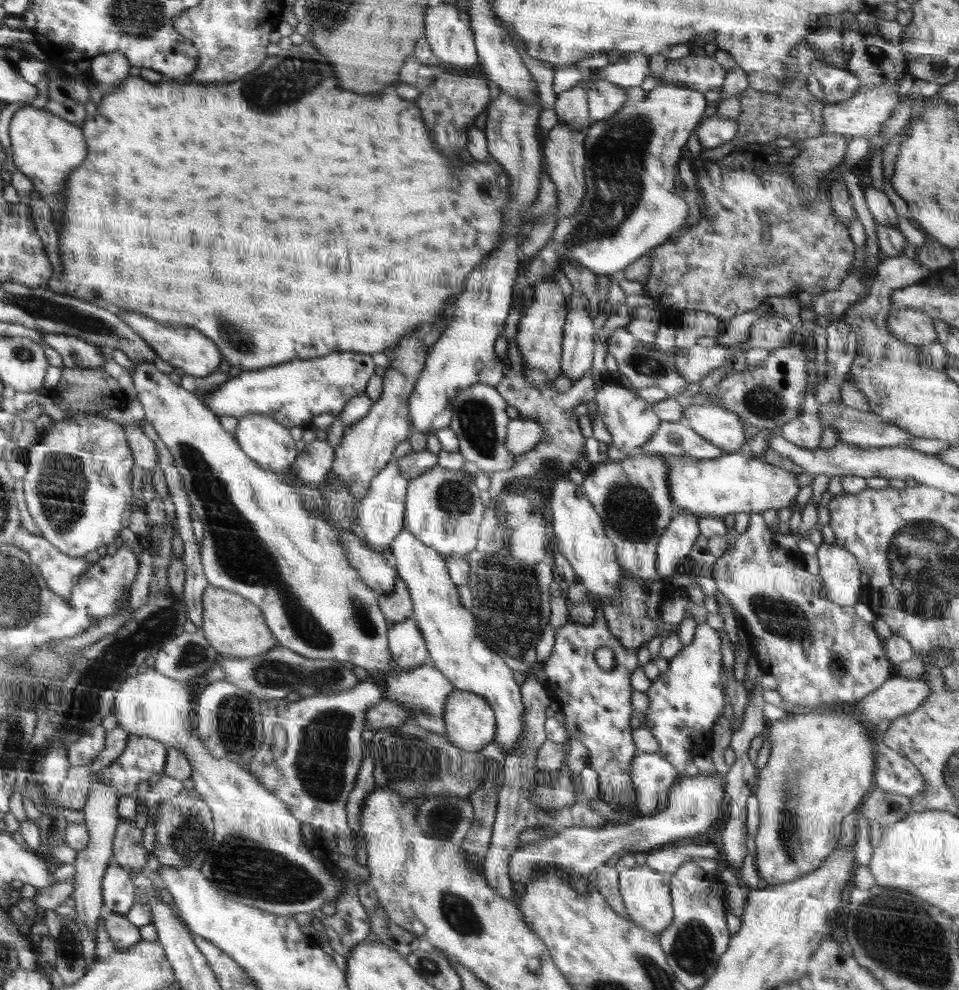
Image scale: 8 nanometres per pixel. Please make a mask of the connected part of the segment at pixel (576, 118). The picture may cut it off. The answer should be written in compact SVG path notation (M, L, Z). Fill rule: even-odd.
M582 83L557 94L553 108L559 124L576 131L587 131L592 121L589 118L587 94Z

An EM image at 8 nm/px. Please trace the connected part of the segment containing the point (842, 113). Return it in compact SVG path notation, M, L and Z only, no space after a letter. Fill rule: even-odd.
M894 81L892 86L862 86L848 100L836 104L822 103L821 127L823 132L850 137L866 136L876 139L881 130L881 125L890 118L891 113L897 106L896 91L900 84L900 81Z

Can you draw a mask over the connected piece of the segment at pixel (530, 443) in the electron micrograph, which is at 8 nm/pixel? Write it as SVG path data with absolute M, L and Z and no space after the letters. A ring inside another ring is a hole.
M520 416L508 423L505 447L510 454L520 454L532 450L542 437L543 426L537 420Z

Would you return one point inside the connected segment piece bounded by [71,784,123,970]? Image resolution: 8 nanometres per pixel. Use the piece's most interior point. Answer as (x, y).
(101, 816)

